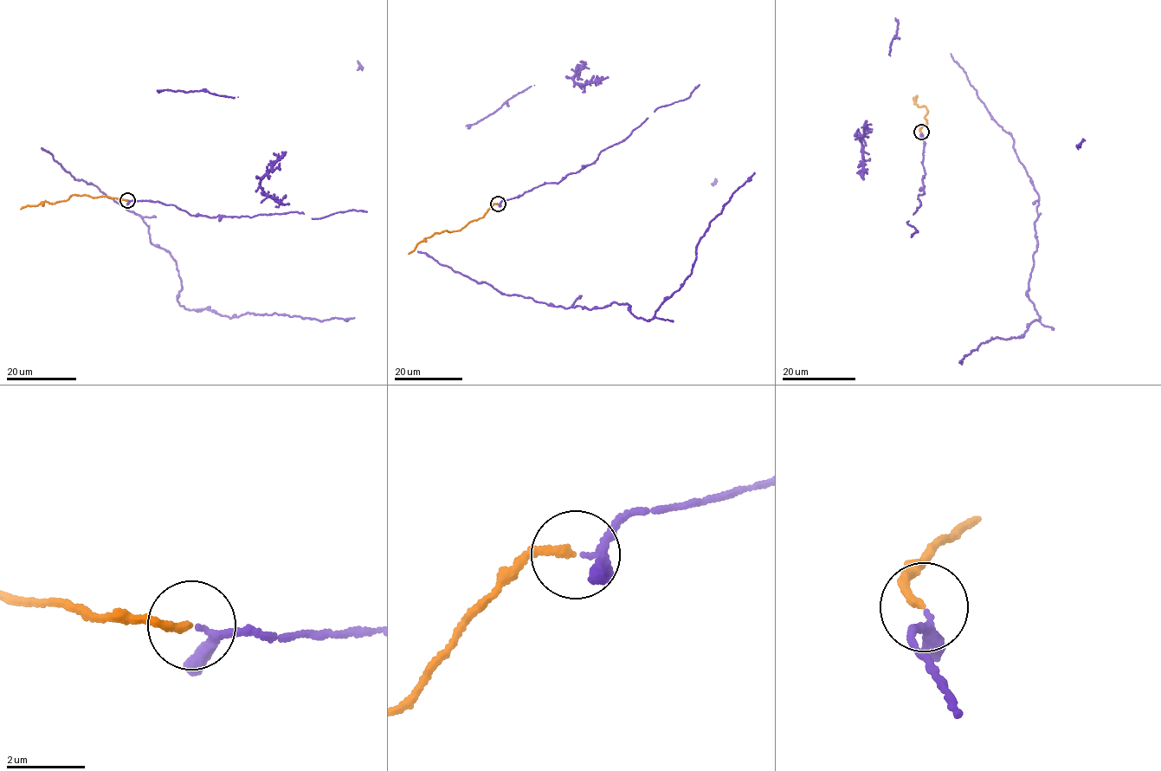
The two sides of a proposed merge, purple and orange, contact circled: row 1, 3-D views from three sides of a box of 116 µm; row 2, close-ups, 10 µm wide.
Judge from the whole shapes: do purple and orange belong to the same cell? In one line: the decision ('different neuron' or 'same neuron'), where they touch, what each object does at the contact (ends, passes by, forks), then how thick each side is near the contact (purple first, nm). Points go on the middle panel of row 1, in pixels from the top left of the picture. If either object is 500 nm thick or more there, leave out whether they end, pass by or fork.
same neuron | (498, 204) | purple passes by | orange ends | 190/200 nm

